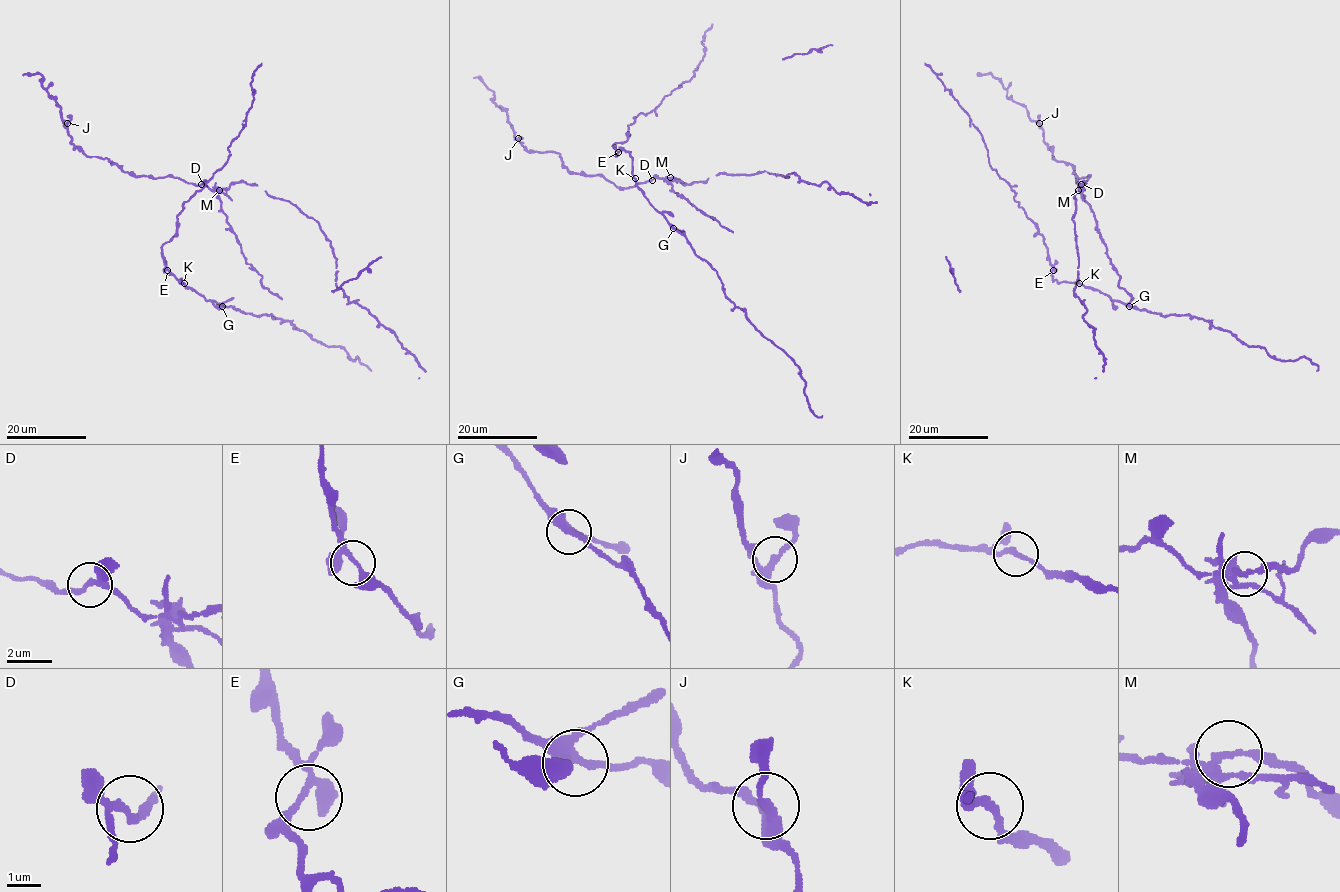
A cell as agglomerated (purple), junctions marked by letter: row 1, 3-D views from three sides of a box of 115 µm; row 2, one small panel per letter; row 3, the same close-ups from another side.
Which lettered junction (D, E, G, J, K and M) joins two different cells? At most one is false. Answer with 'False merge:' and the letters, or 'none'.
False merge: M

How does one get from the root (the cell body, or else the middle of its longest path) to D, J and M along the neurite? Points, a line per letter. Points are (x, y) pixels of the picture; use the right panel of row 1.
D: (1115, 270), (1090, 205), (1079, 190), (1078, 185), (1081, 184)
J: (1115, 270), (1090, 205), (1079, 190), (1078, 185), (1089, 177), (1078, 178), (1069, 163), (1052, 157), (1039, 123)
M: (1115, 270), (1090, 205), (1078, 190)

